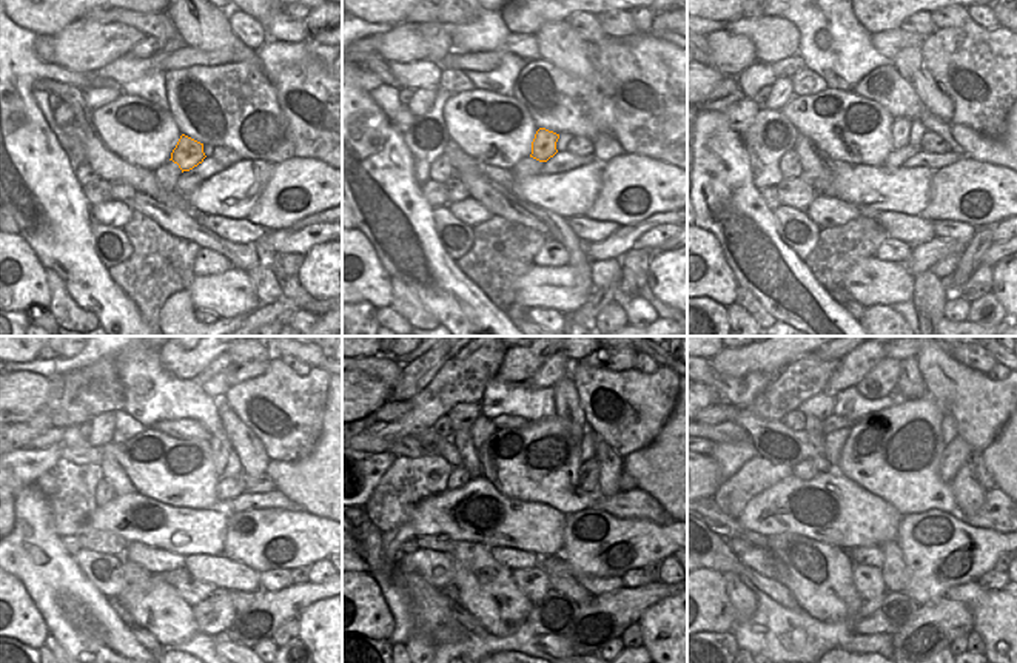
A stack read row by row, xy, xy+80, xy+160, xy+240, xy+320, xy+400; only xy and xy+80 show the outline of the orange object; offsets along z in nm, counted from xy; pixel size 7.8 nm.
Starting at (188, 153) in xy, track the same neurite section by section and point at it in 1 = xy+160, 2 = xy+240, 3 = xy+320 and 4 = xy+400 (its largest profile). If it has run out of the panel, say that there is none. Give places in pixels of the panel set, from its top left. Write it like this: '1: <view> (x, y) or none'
1: xy+160 (902, 127)
2: xy+240 (219, 455)
3: xy+320 (567, 404)
4: xy+400 (911, 386)

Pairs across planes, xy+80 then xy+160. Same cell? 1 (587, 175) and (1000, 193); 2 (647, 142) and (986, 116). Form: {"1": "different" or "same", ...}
{"1": "different", "2": "same"}

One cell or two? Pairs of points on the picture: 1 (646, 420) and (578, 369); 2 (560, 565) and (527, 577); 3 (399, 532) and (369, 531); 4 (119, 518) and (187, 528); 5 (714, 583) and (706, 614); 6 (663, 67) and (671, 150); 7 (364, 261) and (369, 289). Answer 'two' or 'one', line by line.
1: one
2: two
3: one
4: one
5: one
6: one
7: one

